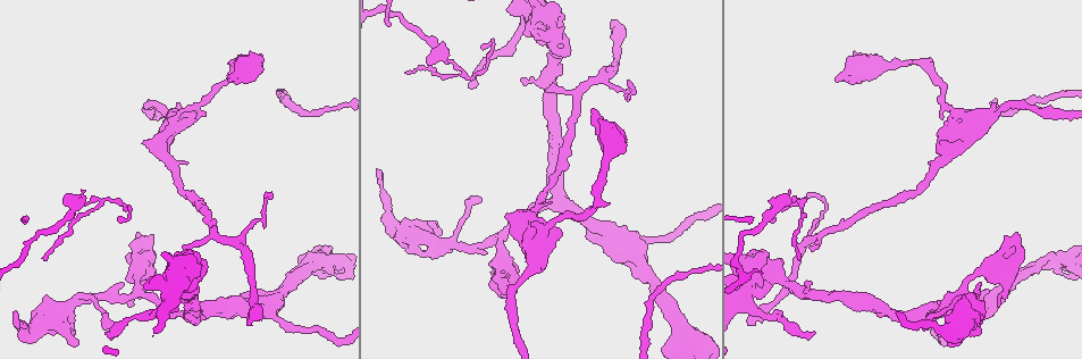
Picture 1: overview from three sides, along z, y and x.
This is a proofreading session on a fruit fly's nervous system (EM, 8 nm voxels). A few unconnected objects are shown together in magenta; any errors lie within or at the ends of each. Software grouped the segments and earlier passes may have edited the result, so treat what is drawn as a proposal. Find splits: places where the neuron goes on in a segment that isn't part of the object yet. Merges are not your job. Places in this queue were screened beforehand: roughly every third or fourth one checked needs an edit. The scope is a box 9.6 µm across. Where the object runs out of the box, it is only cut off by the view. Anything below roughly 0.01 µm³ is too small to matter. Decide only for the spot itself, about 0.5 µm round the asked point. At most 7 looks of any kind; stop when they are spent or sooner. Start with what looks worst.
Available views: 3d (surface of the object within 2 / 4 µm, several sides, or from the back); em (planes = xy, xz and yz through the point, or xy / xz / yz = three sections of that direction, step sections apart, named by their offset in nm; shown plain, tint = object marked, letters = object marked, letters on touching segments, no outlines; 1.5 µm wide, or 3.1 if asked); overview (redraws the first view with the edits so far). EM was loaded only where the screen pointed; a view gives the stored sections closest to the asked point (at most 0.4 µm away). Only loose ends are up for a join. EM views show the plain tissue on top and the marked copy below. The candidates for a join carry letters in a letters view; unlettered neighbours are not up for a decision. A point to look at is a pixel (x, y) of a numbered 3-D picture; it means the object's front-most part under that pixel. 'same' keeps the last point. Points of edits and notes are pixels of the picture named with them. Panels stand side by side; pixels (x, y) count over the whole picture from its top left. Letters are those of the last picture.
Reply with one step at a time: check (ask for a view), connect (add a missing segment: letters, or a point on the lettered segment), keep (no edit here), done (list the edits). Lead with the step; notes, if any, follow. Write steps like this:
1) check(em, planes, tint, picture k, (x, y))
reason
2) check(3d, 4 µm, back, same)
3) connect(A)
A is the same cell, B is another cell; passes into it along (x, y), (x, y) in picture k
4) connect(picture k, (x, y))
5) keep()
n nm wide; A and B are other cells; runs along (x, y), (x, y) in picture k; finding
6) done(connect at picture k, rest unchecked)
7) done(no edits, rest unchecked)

check(3d, 4 µm, picture 1, (747, 322))
branch stops here

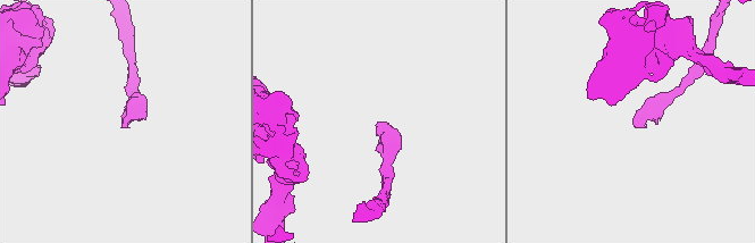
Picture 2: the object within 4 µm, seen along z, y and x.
check(em, xy, step 4, letters, picture 2, (122, 125))
shape alone is not enough

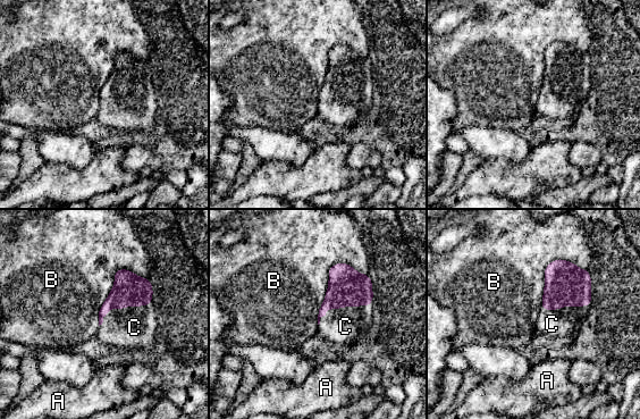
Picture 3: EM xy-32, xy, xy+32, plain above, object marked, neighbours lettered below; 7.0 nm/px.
check(em, planes, letters, same)

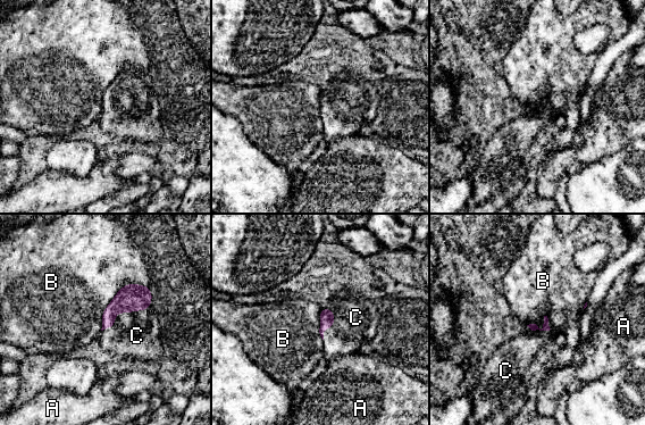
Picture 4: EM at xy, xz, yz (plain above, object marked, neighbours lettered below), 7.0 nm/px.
connect(picture 4, (136, 335))
B touches over 460 nm; C is the same cell, A and B are other cells; passes into it along (132, 297), (125, 311), (136, 335) in picture 4; it goes on there

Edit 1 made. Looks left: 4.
check(overview)
see it whole again

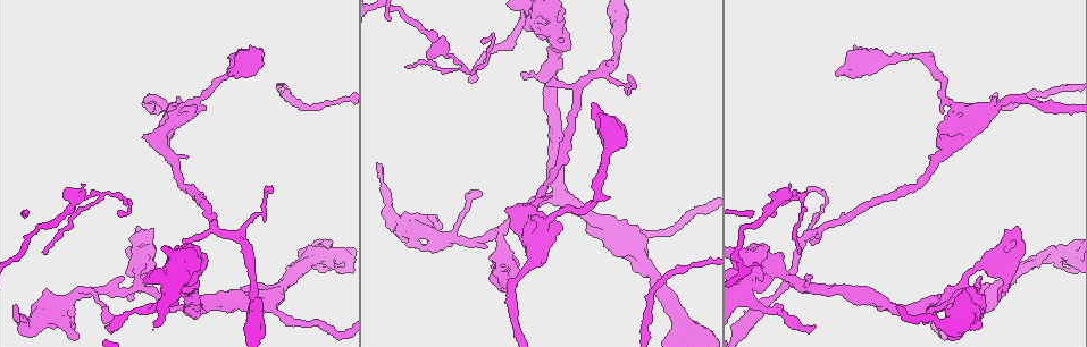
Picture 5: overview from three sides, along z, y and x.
check(em, planes, tint, picture 5, (44, 253))
free end

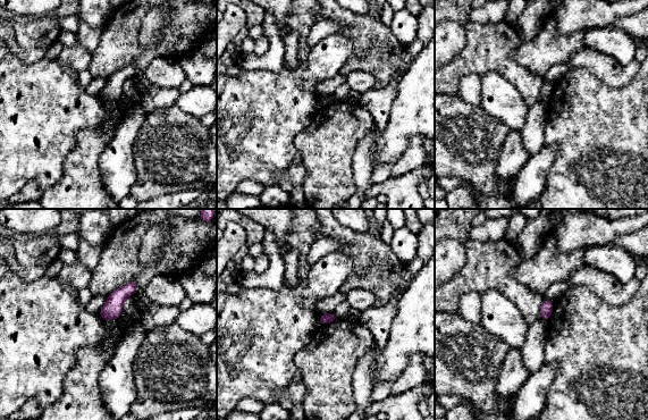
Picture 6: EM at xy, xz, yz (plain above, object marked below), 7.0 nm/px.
check(em, planes, letters, same)
see the neighbours

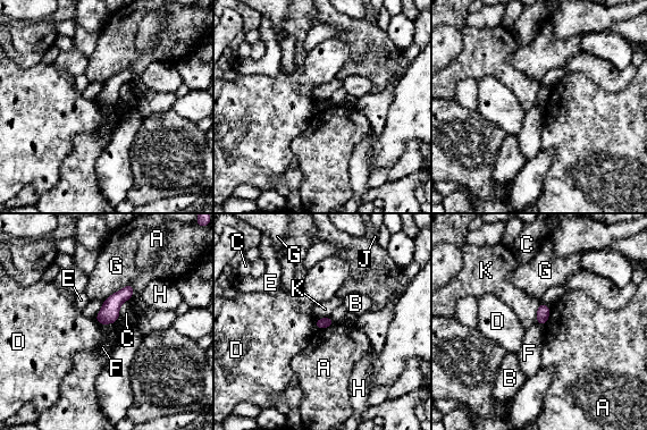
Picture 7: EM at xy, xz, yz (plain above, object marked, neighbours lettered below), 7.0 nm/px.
keep()
80 nm wide; G touches over 220 nm; A, B, C, D, E, F, G, H, J and K are other cells; no lettered segment goes on from it

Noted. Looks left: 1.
done(connect at picture 4, rest unchecked)

